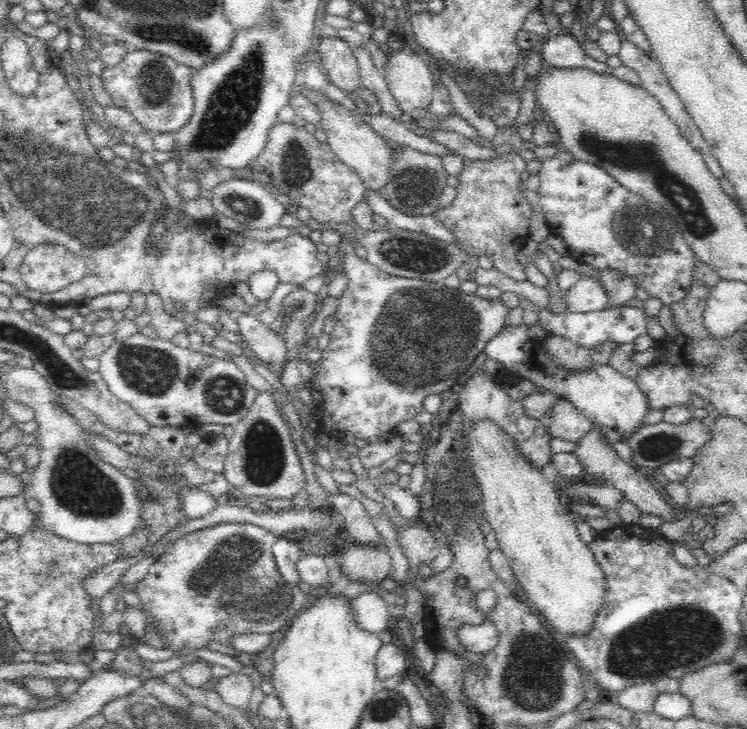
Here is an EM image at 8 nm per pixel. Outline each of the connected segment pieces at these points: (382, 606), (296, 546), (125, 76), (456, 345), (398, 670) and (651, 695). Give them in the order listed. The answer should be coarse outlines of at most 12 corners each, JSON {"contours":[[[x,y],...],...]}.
{"contours":[[[372,591],[350,600],[360,629],[392,630],[386,602]],[[279,539],[272,547],[281,577],[297,584],[296,561],[310,543]],[[128,49],[101,78],[113,106],[155,135],[194,107],[192,71]],[[340,242],[319,431],[367,444],[462,387],[500,300]],[[382,644],[375,658],[378,691],[382,682],[410,671],[410,660],[394,644]],[[654,683],[631,684],[614,700],[633,713],[652,713],[658,695]]]}

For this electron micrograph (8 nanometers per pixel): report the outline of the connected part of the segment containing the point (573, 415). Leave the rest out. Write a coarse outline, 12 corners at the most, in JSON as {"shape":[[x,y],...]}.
{"shape":[[558,399],[544,428],[554,438],[578,442],[594,424],[571,402]]}

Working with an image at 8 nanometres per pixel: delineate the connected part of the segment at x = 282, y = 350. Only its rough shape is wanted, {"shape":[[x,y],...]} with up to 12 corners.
{"shape":[[258,312],[235,313],[244,346],[261,364],[285,362],[282,330]]}

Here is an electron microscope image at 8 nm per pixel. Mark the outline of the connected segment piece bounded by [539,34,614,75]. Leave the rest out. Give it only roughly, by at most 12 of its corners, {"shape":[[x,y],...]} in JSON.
{"shape":[[568,35],[540,43],[541,62],[552,68],[586,68],[612,74]]}

